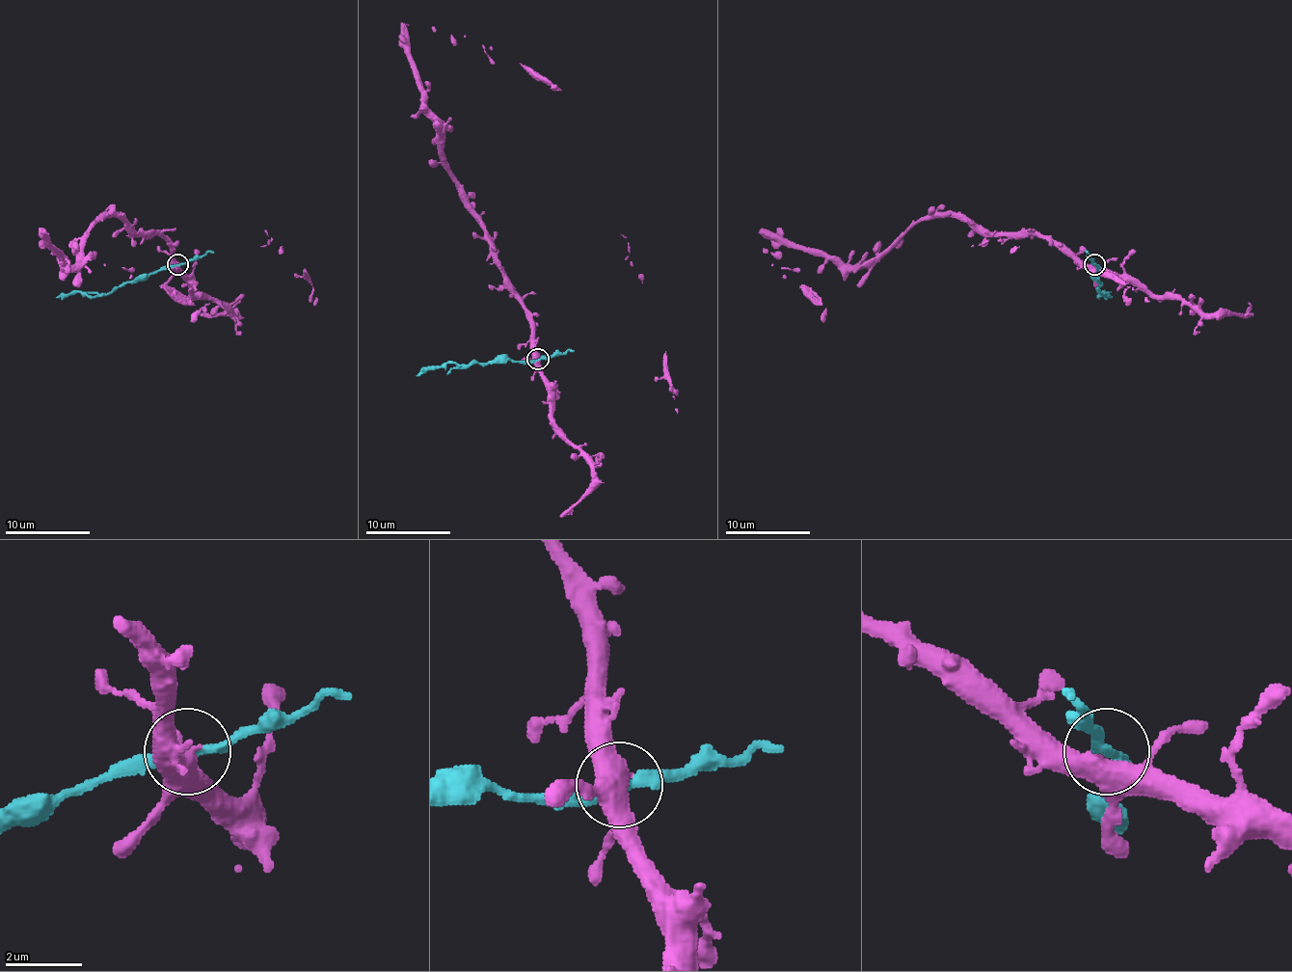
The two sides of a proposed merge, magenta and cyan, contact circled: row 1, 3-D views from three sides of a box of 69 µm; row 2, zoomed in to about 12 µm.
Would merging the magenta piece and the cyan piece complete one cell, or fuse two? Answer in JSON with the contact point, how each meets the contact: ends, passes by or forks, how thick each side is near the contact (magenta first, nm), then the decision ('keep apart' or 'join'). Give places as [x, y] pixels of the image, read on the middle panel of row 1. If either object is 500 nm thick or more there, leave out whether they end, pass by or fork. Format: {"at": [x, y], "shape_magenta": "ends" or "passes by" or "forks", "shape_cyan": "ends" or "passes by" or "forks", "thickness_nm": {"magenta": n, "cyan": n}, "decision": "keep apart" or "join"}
{"at": [537, 359], "thickness_nm": {"magenta": 600, "cyan": 240}, "decision": "keep apart"}

